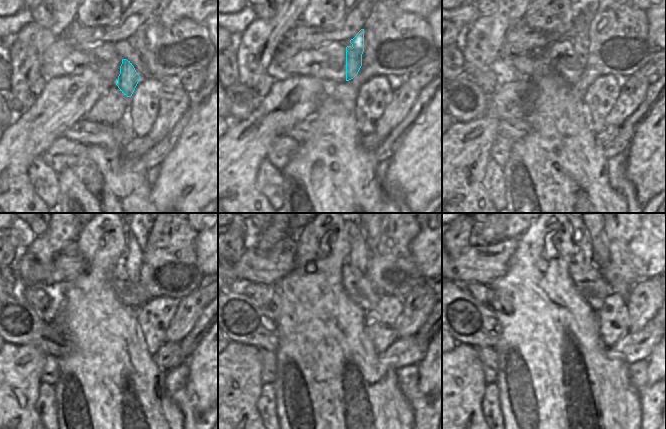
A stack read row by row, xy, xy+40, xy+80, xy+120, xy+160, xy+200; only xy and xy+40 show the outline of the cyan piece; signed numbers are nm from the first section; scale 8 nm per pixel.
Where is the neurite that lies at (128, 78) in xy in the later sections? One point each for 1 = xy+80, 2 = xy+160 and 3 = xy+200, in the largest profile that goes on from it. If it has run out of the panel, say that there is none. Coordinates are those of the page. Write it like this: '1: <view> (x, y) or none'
1: xy+80 (580, 42)
2: xy+160 (359, 253)
3: xy+200 (580, 235)

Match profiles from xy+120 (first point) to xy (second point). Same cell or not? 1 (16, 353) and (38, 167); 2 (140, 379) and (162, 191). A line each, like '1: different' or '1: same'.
1: different
2: different

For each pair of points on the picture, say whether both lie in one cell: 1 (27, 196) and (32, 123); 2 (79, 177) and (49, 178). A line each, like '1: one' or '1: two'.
1: one
2: two

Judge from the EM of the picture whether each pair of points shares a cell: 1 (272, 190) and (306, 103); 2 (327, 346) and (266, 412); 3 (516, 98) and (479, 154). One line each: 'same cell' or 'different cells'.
1: different cells
2: different cells
3: same cell

